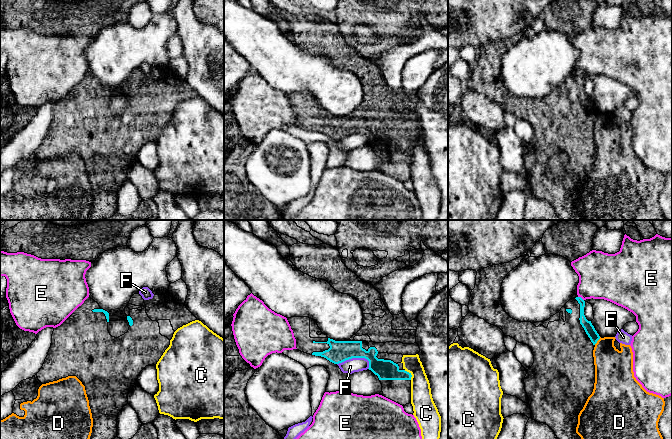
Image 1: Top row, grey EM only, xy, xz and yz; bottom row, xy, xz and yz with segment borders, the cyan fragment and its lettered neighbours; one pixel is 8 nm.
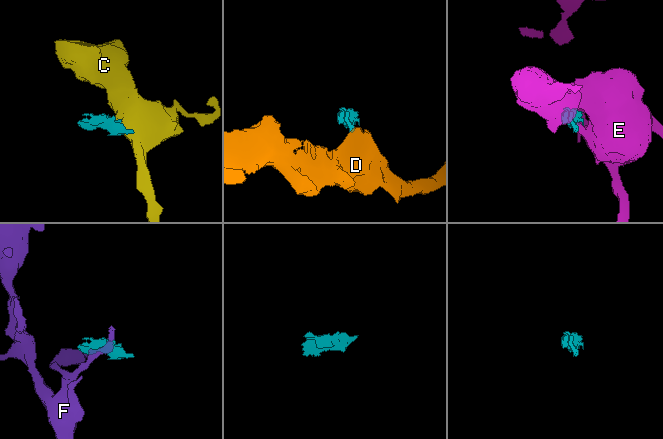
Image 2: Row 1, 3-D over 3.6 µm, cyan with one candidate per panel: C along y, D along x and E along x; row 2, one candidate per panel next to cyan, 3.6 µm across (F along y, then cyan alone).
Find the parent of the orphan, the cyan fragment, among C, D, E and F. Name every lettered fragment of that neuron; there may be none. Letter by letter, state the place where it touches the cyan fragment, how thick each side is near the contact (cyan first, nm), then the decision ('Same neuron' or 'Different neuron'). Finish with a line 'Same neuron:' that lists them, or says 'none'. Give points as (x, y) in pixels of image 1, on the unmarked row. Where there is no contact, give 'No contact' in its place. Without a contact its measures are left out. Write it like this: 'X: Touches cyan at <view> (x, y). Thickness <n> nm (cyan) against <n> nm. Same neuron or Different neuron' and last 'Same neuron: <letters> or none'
C: Touches cyan at xz (410, 150). Thickness 160 nm (cyan) against 180 nm. Different neuron
D: Touches cyan at yz (597, 116). Thickness 80 nm (cyan) against 280 nm. Different neuron
E: Touches cyan at yz (581, 74). Thickness 80 nm (cyan) against 360 nm. Different neuron
F: Touches cyan at xz (353, 133). Thickness 170 nm (cyan) against 120 nm. Different neuron
Same neuron: none

